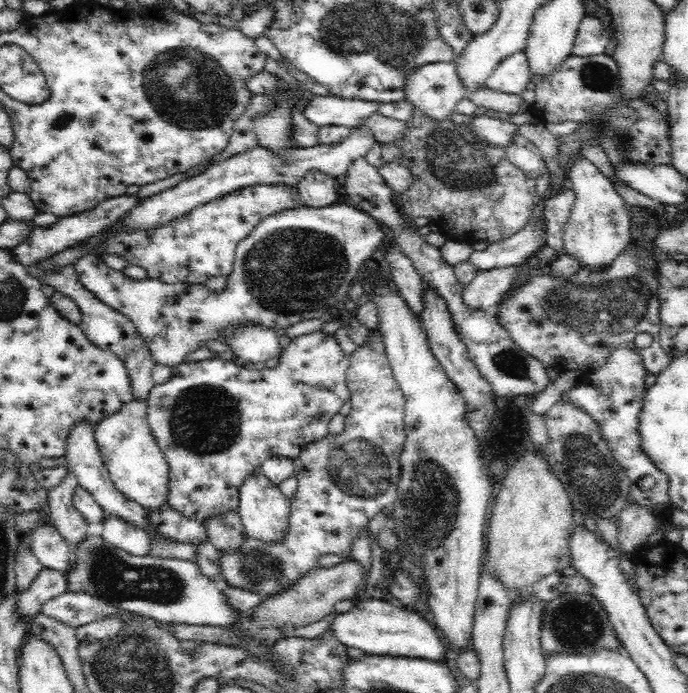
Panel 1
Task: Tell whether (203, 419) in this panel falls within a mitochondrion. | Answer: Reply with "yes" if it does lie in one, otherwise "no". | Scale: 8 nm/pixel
yes

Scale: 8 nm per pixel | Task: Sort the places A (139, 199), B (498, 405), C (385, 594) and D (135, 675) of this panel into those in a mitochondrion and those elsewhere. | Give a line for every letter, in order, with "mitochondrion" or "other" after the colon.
A: other
B: other
C: other
D: mitochondrion

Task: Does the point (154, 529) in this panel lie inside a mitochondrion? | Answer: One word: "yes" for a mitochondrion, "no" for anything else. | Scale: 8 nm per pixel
no

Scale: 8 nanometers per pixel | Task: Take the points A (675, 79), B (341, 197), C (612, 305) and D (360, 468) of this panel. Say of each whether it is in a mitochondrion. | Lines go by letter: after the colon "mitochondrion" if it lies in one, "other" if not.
A: other
B: other
C: mitochondrion
D: mitochondrion

